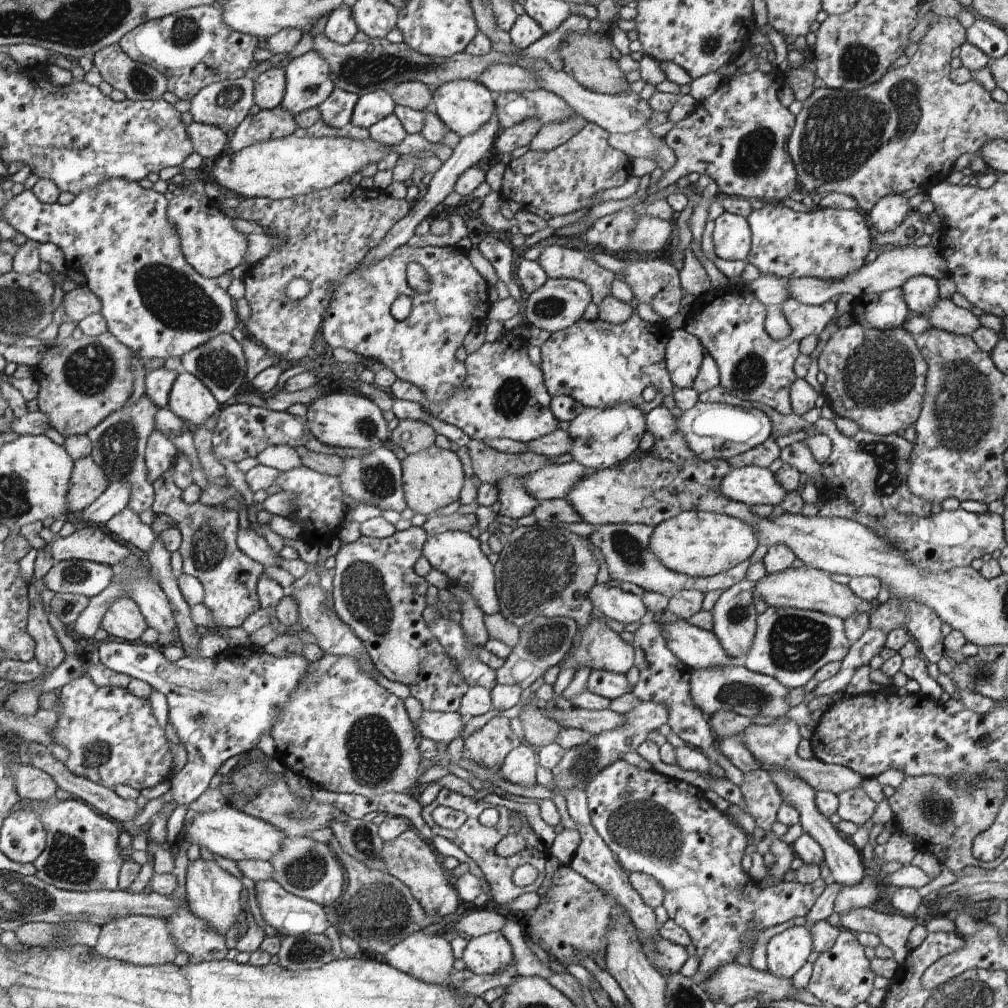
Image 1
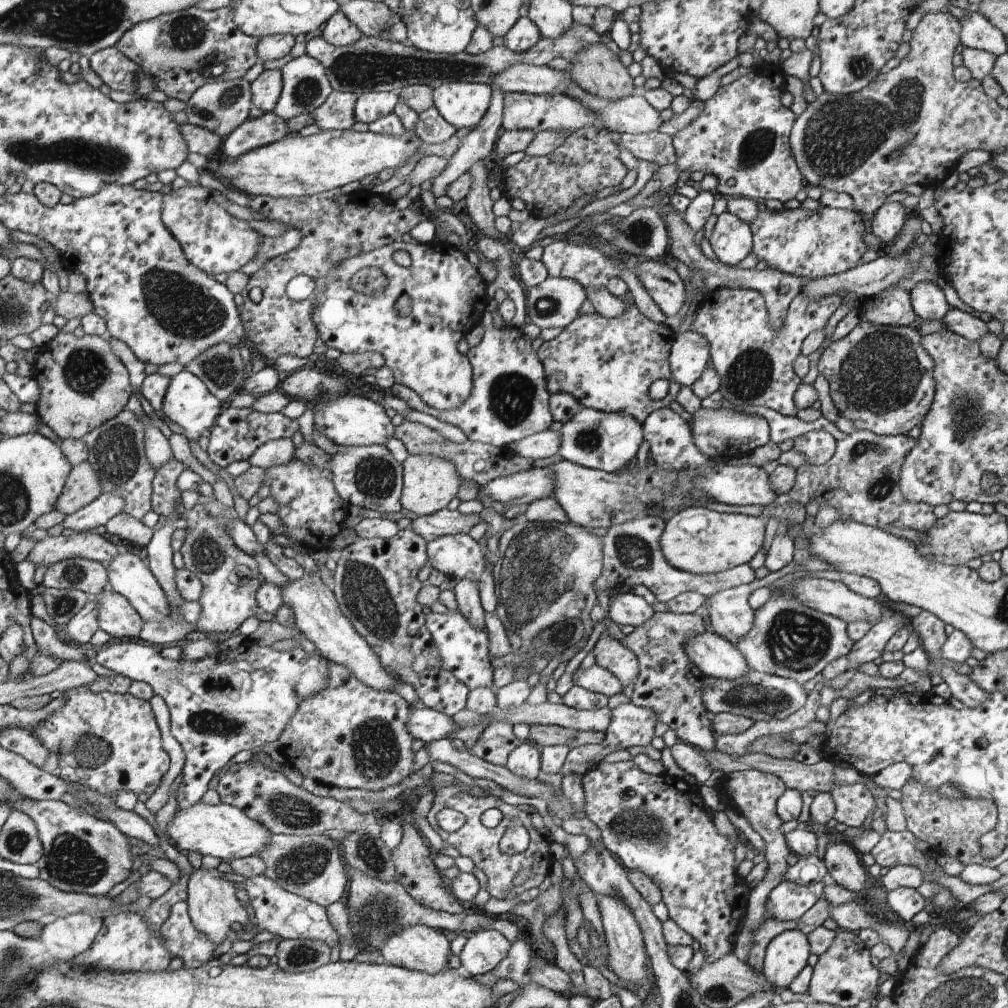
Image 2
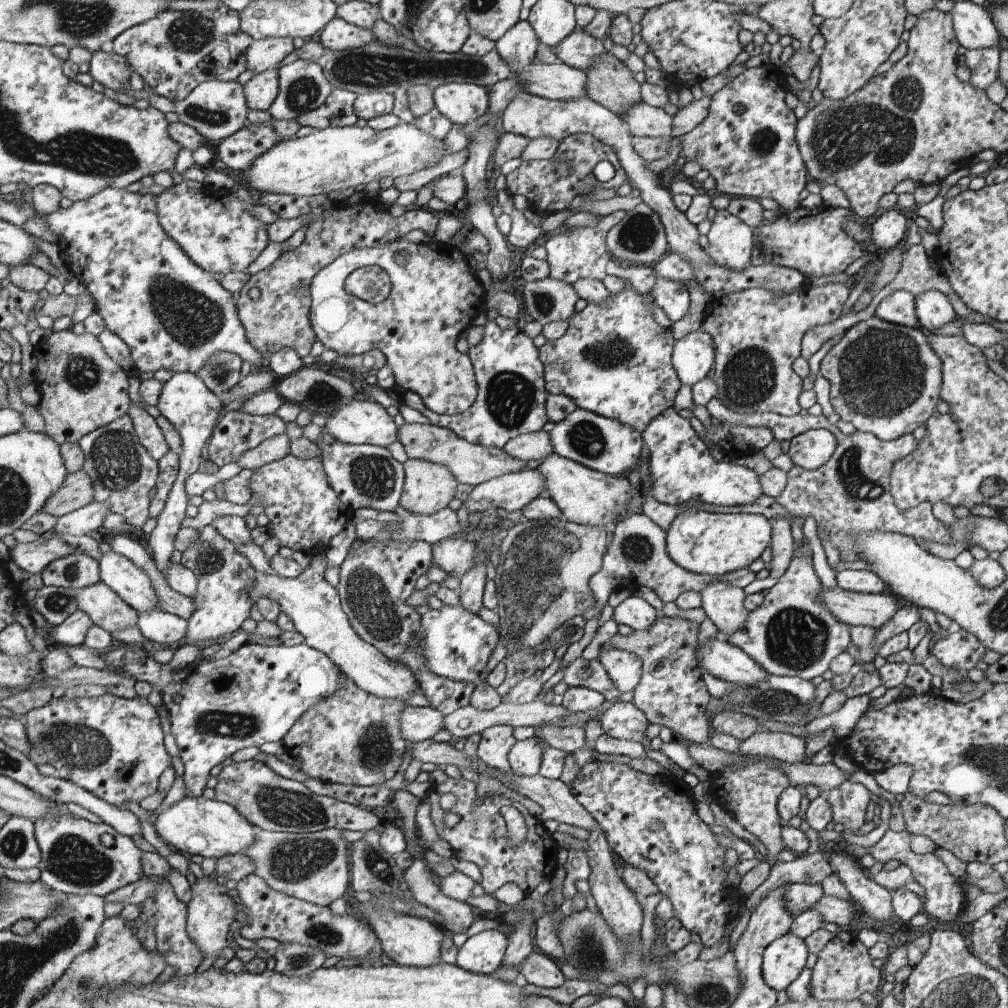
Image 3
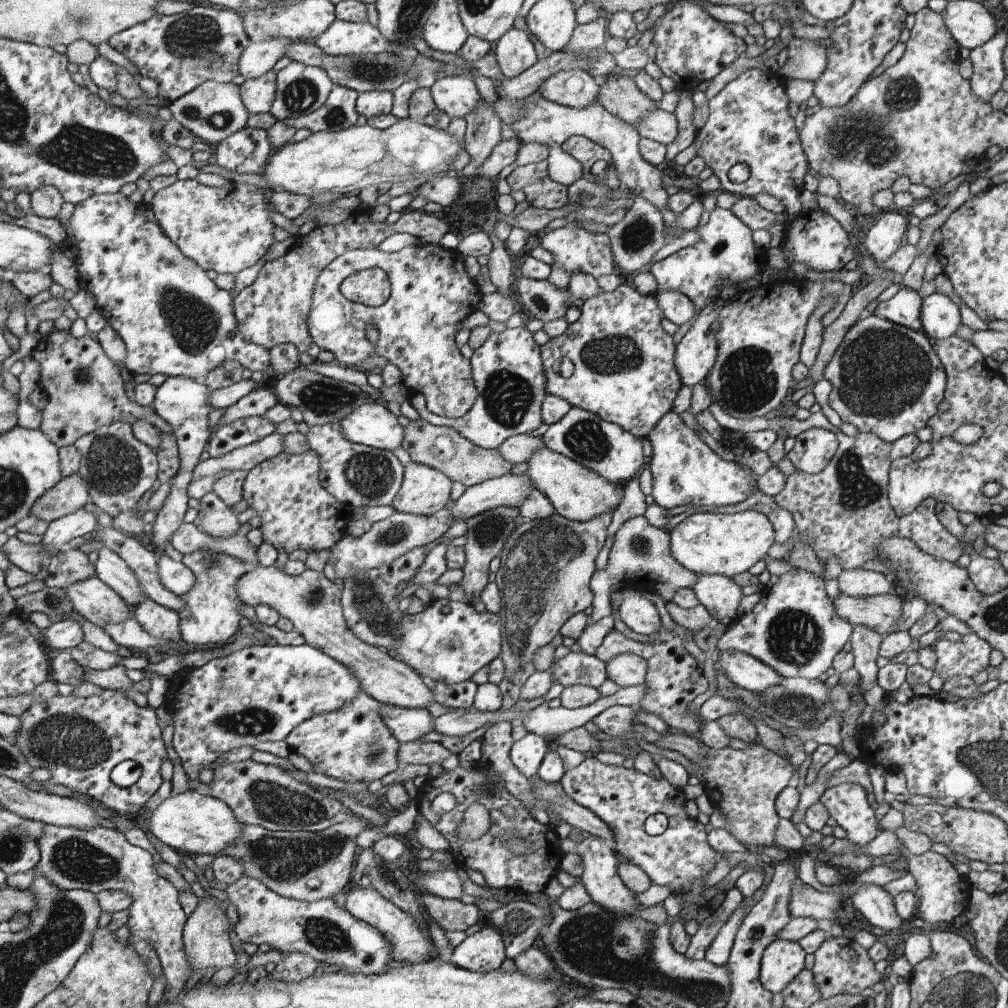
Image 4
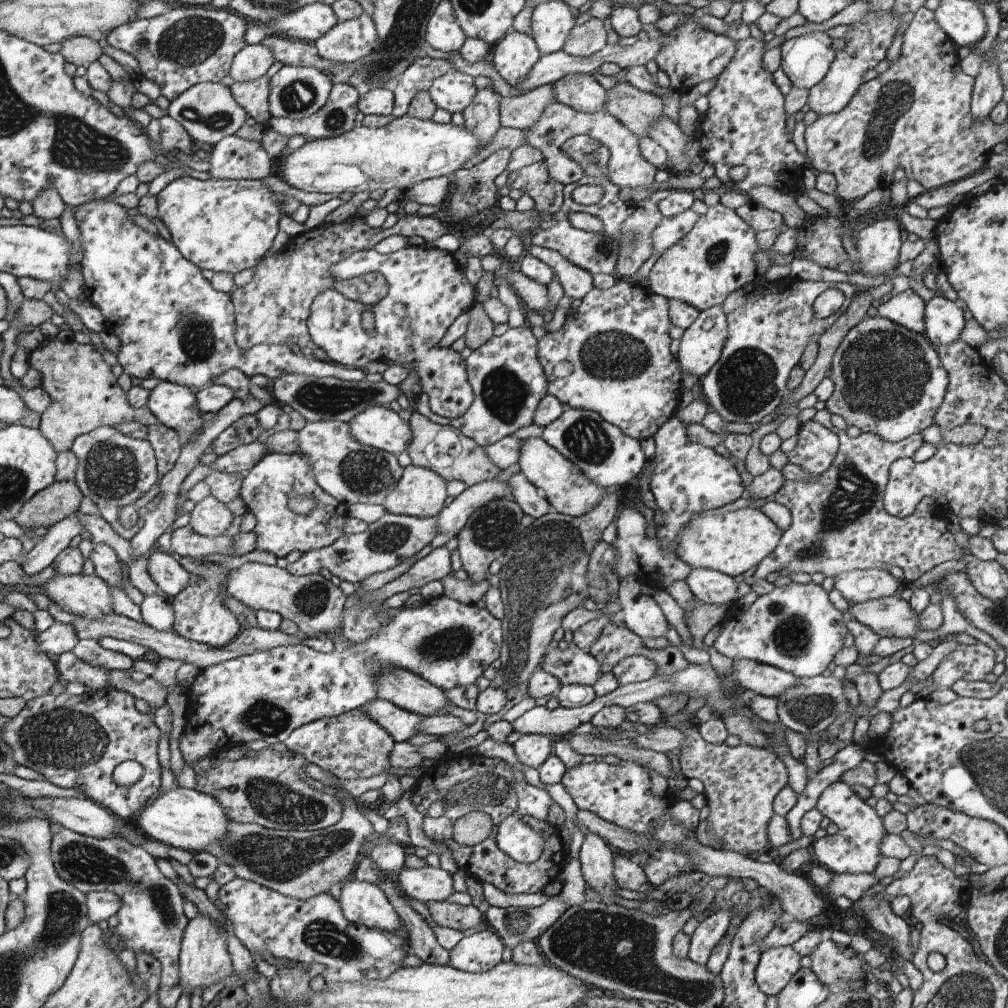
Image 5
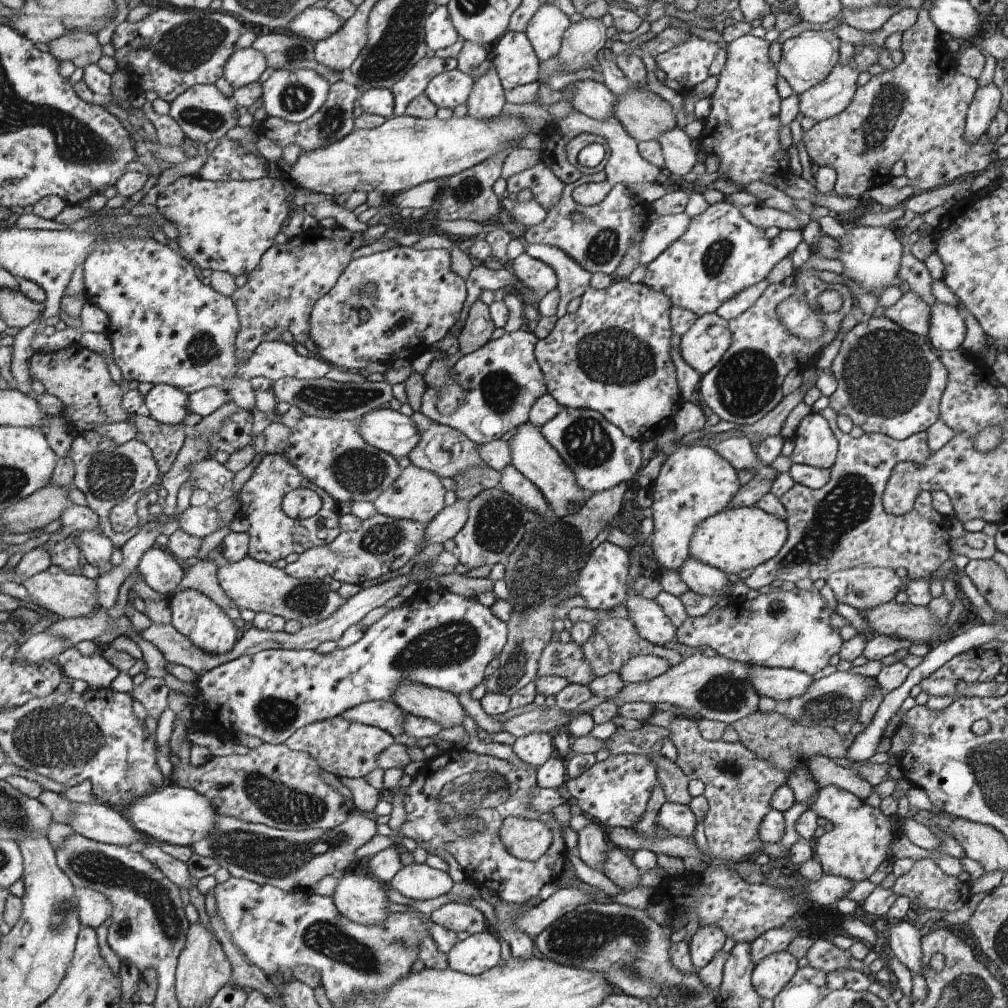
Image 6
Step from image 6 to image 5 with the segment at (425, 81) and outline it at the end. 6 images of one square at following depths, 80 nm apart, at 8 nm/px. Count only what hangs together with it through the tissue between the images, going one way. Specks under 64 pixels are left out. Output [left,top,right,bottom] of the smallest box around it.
[392,55,453,116]

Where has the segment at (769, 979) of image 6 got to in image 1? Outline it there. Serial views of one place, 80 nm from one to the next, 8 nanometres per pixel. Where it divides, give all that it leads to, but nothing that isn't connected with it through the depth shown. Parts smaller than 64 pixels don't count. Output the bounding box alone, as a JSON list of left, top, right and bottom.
[766,926,812,977]

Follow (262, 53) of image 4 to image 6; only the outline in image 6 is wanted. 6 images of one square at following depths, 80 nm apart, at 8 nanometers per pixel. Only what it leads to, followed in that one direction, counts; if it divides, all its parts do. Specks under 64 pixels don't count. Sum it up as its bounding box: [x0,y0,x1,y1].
[224,46,266,90]

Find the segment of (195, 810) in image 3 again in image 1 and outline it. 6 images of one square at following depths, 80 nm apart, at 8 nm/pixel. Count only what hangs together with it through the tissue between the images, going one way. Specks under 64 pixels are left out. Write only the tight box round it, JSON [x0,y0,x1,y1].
[180,804,287,863]

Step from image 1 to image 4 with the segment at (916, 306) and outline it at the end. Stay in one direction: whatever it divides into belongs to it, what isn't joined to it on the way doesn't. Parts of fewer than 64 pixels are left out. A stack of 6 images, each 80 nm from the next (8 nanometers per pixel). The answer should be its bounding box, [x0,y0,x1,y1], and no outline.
[920,291,961,341]

